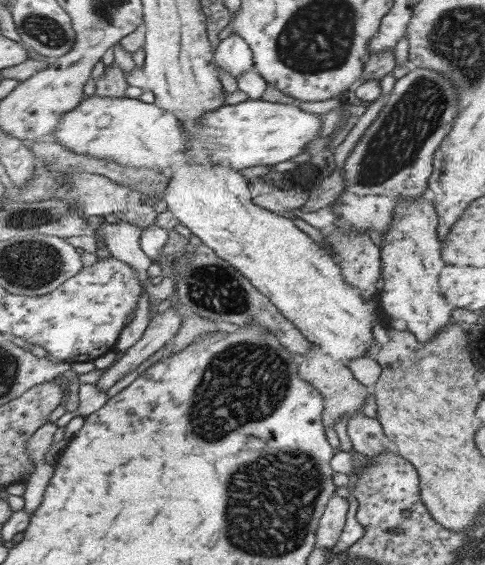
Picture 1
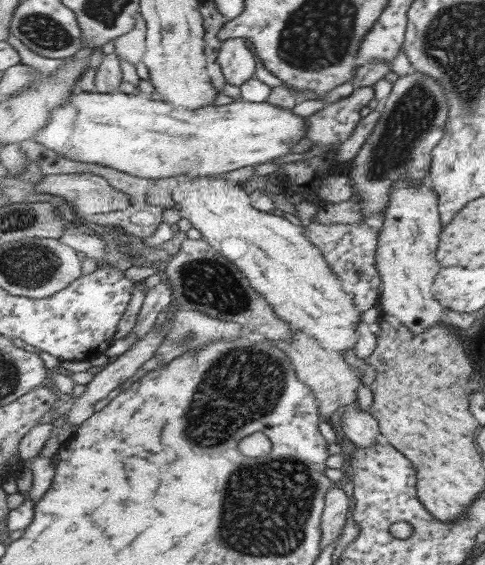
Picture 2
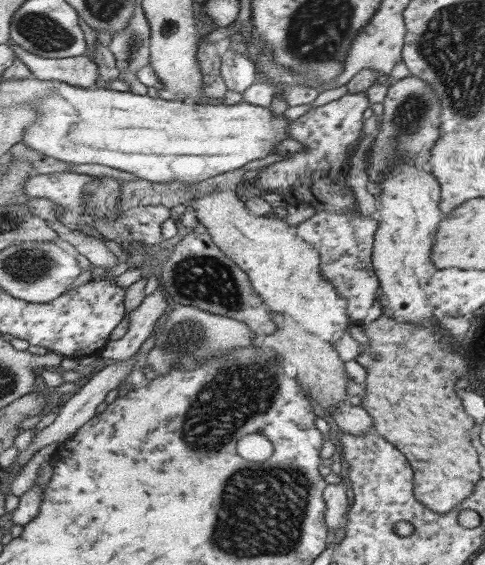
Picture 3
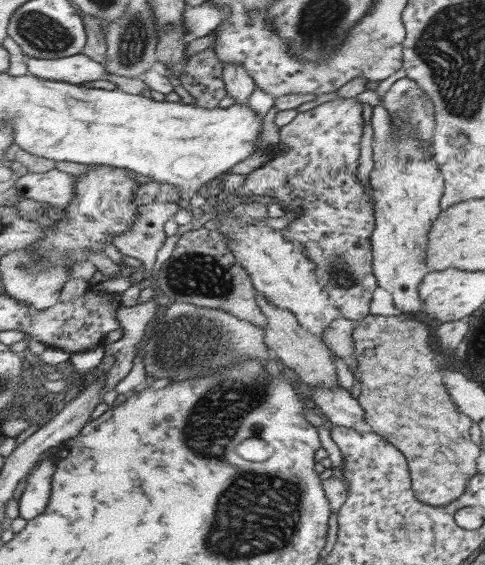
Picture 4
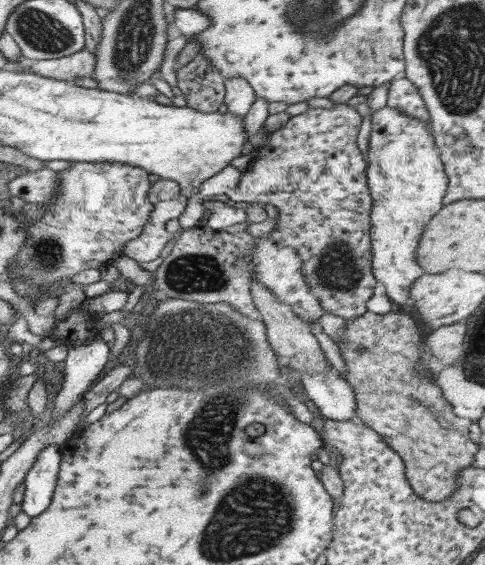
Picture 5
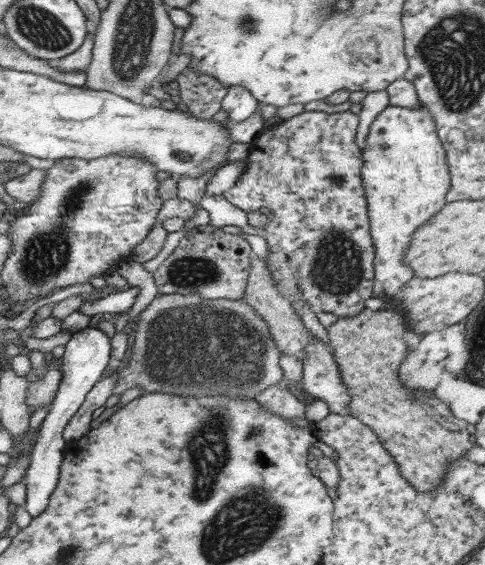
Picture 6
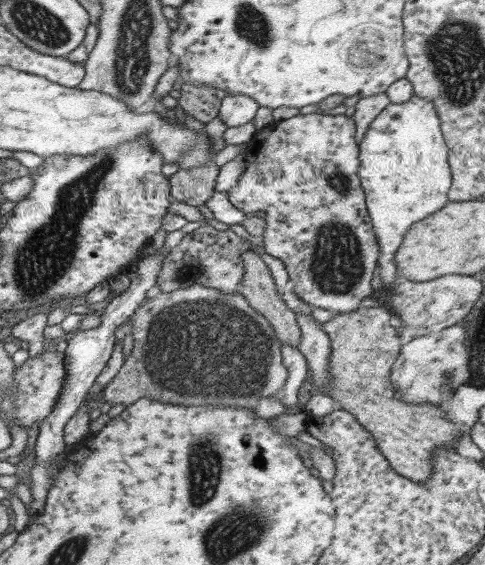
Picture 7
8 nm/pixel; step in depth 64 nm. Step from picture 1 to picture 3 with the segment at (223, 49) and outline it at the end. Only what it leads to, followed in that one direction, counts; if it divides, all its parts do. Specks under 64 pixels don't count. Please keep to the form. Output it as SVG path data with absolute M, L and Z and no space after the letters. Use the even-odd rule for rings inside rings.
M227 50L221 56L221 64L223 64L223 78L229 86L229 90L239 92L241 96L257 82L257 64L249 58L249 54L237 52L237 50Z

